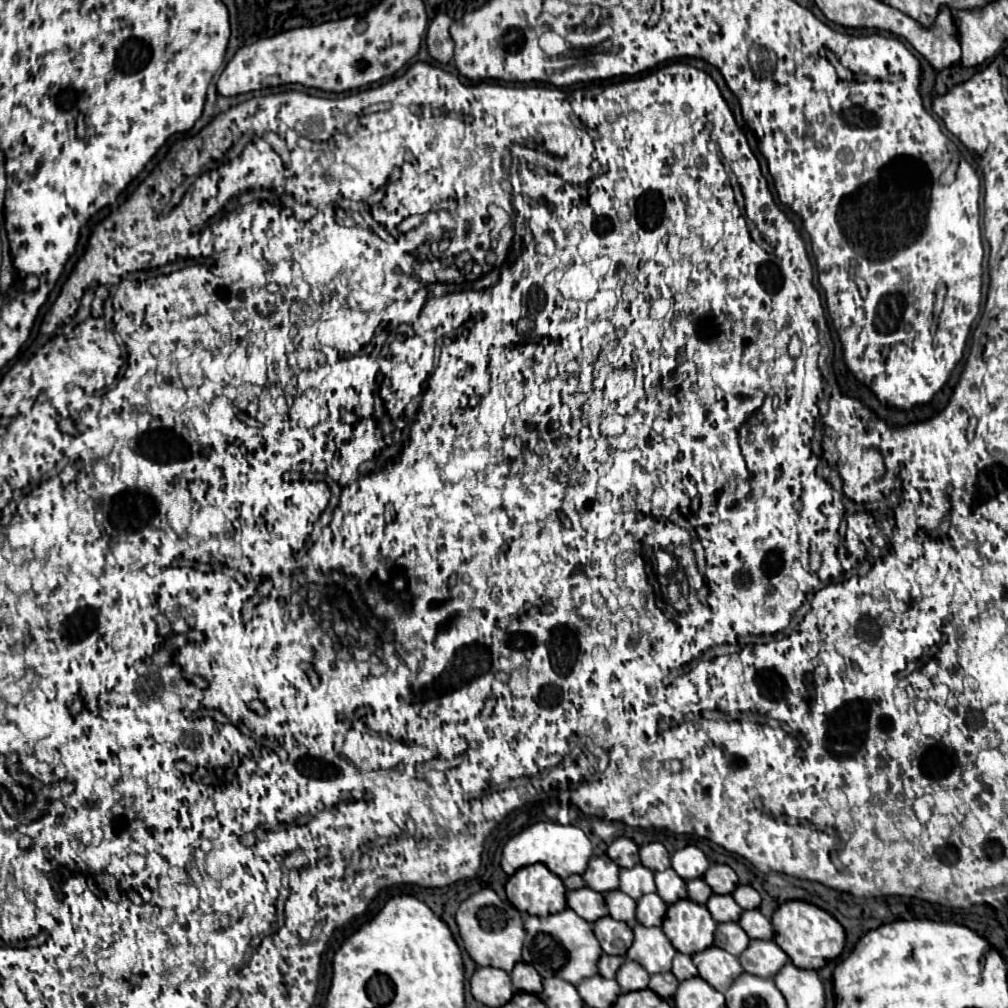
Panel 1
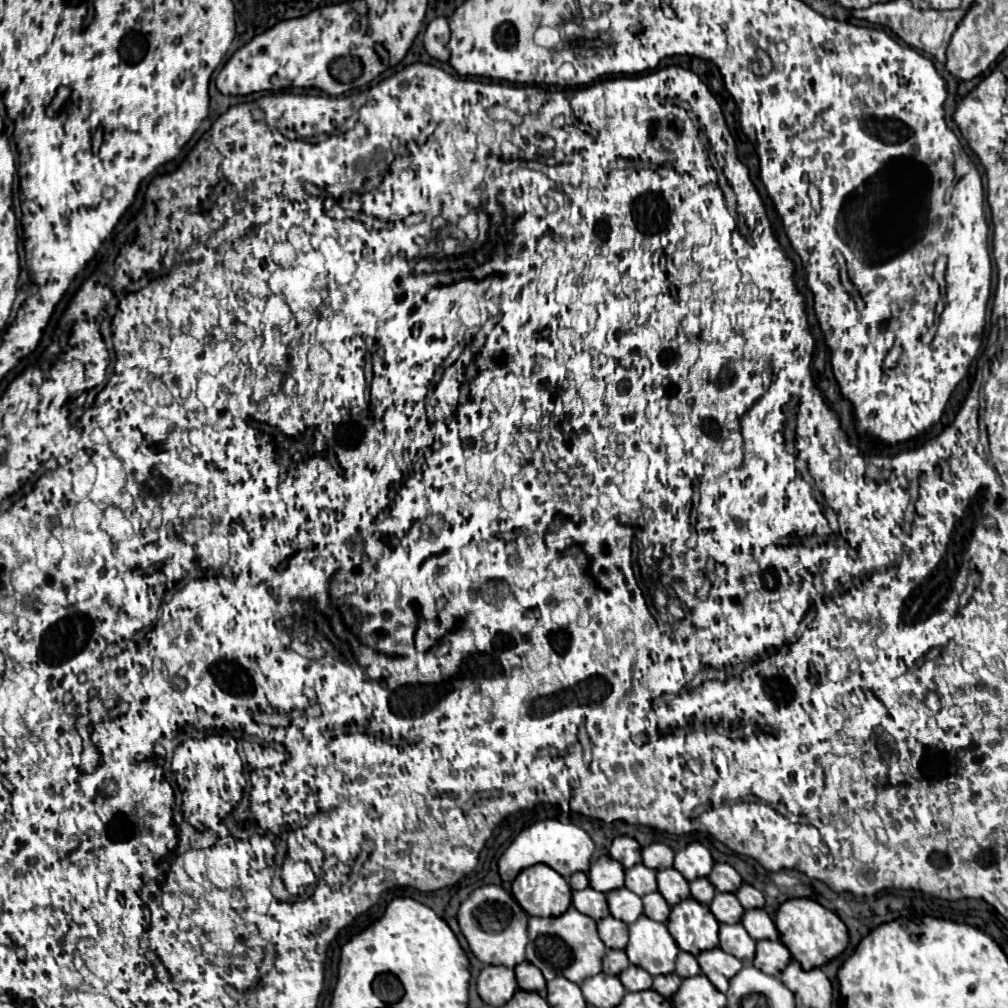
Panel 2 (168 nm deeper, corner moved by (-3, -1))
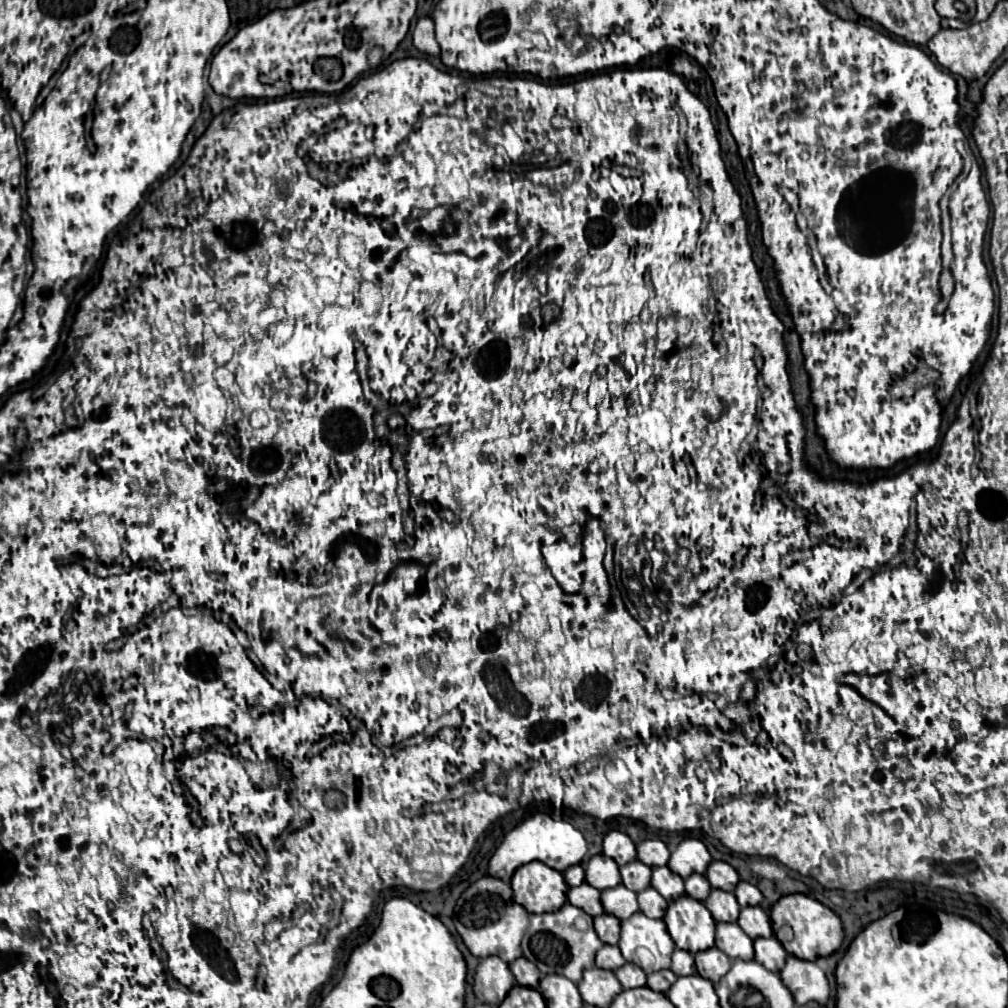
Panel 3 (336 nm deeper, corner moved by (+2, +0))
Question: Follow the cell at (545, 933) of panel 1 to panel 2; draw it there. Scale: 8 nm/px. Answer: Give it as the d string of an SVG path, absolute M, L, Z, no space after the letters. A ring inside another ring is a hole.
M570 906L560 916L550 916L550 918L532 916L528 920L526 958L544 974L546 980L552 980L554 976L564 976L570 982L582 984L582 980L602 972L604 952L606 946L596 932L596 922L580 914L574 906Z

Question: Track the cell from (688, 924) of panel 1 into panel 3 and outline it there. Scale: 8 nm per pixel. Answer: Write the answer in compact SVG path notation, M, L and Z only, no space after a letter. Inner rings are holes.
M681 895L669 903L663 921L679 949L695 955L713 947L715 919L701 901L691 899L689 895Z

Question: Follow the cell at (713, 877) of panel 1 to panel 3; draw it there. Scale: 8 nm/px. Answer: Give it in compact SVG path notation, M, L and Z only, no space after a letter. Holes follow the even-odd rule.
M713 861L705 875L707 875L711 887L723 889L723 891L733 891L735 883L739 883L737 871L729 863L725 863L725 861Z

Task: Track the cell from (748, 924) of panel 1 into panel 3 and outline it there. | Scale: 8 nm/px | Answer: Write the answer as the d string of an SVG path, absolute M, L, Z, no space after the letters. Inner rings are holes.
M759 905L743 907L737 923L751 939L755 939L755 937L773 937L771 919Z

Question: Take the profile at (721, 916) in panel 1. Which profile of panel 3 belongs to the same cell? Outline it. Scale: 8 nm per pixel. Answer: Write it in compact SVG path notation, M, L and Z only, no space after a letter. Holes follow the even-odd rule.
M713 889L711 895L703 903L711 911L715 921L737 921L739 917L739 903L735 895L729 891Z

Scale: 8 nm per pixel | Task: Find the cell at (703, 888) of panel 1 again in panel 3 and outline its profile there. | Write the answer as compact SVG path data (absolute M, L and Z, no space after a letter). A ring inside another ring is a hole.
M699 873L689 875L689 877L685 879L685 893L691 895L693 899L705 901L707 895L711 893L711 883L707 881L705 875L699 875Z

